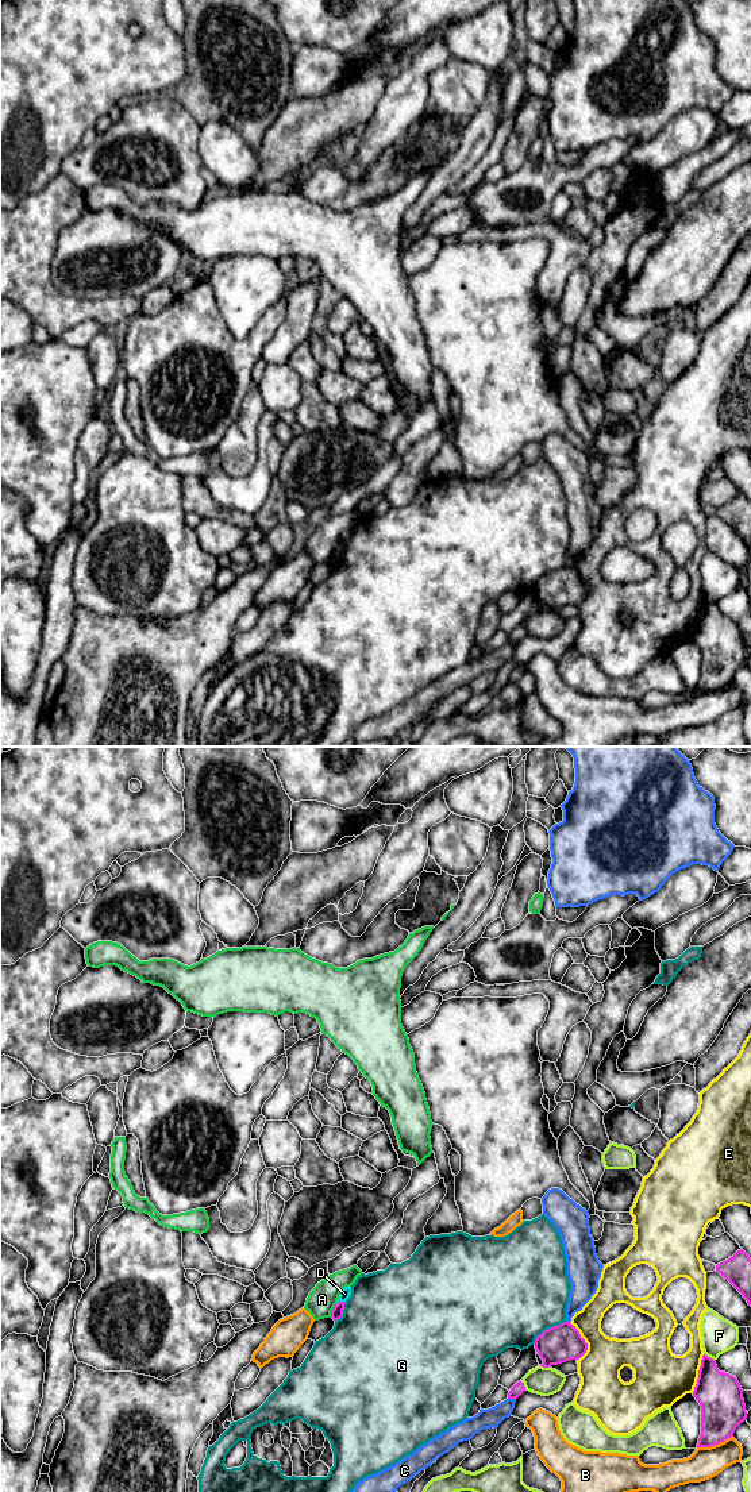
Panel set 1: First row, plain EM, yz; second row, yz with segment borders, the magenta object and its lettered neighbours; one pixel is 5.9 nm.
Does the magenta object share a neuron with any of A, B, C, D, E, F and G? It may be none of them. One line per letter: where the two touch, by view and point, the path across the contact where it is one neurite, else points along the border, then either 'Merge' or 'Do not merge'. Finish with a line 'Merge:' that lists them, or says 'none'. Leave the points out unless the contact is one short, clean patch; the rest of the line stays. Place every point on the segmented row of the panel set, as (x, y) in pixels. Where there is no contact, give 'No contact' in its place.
A: Touches magenta at yz (332, 1310). Do not merge
B: Touches magenta at yz (715, 1444). Do not merge
C: Touches magenta at yz (512, 1398). Do not merge
D: Touches magenta at yz (341, 1302). Boundary: yz (345, 1300), (337, 1304). Do not merge
E: Touches magenta at yz (584, 1341). Do not merge
F: Touches magenta at yz (709, 1357). Do not merge
G: Touches magenta at yz (547, 1329). Do not merge
Merge: none

